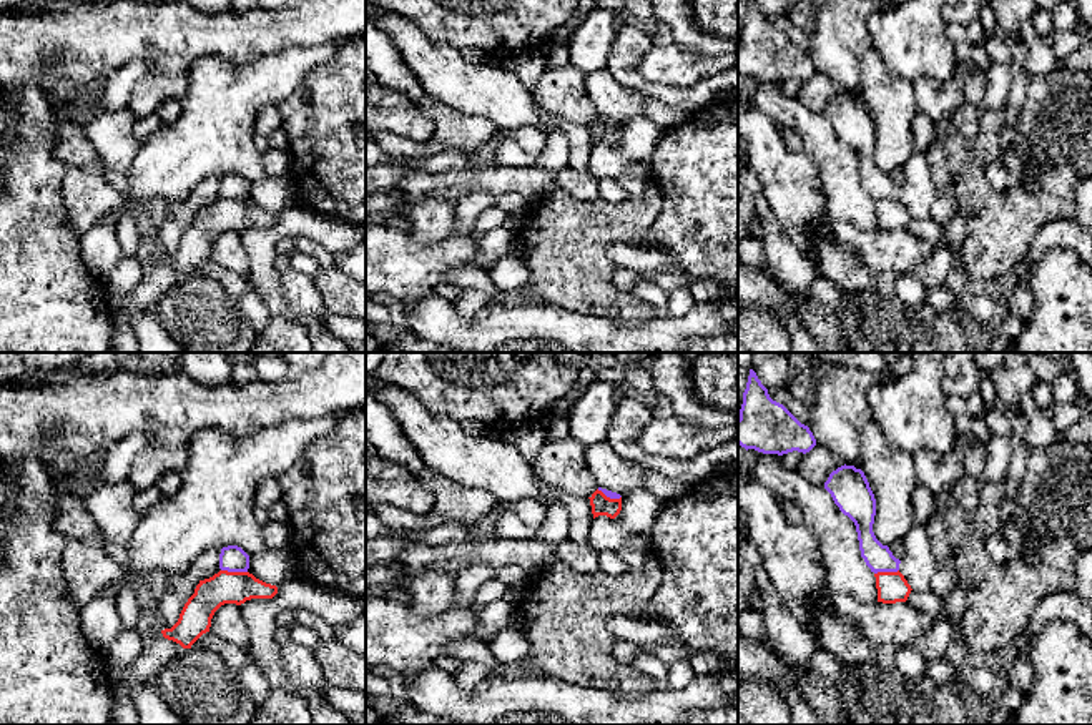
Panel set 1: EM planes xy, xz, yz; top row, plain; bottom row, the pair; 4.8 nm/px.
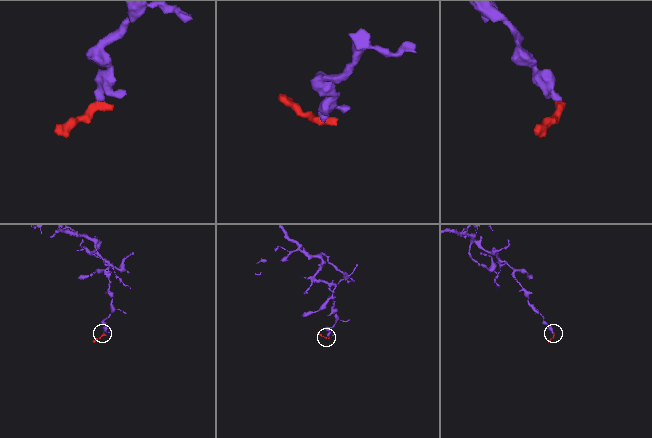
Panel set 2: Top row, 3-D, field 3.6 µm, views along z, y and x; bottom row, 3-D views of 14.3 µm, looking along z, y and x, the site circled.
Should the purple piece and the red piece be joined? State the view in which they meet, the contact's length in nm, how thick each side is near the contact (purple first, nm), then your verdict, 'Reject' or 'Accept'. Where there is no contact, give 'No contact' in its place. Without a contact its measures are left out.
Touches purple in xy. Shared border 130 nm. Thickness 130 nm (purple) against 160 nm. Reject

